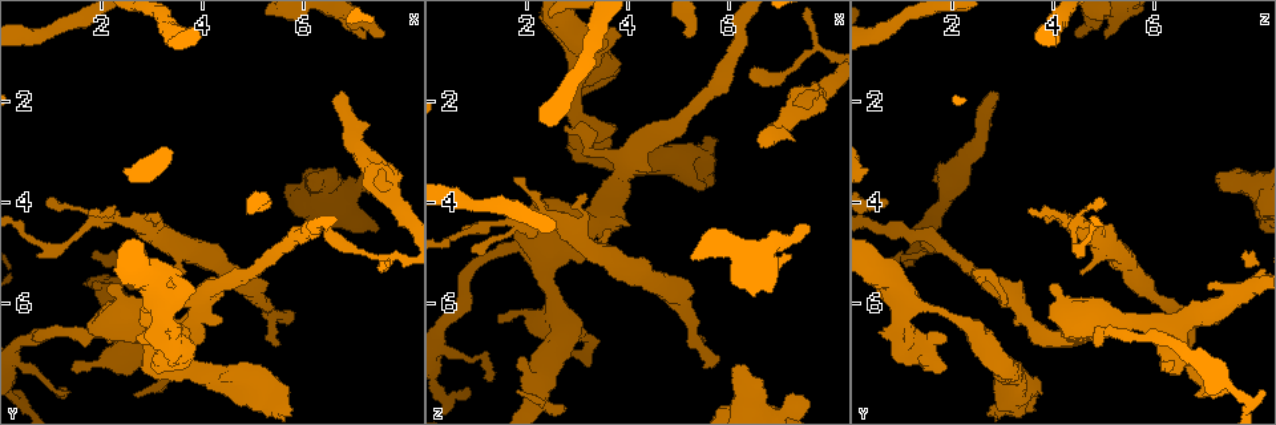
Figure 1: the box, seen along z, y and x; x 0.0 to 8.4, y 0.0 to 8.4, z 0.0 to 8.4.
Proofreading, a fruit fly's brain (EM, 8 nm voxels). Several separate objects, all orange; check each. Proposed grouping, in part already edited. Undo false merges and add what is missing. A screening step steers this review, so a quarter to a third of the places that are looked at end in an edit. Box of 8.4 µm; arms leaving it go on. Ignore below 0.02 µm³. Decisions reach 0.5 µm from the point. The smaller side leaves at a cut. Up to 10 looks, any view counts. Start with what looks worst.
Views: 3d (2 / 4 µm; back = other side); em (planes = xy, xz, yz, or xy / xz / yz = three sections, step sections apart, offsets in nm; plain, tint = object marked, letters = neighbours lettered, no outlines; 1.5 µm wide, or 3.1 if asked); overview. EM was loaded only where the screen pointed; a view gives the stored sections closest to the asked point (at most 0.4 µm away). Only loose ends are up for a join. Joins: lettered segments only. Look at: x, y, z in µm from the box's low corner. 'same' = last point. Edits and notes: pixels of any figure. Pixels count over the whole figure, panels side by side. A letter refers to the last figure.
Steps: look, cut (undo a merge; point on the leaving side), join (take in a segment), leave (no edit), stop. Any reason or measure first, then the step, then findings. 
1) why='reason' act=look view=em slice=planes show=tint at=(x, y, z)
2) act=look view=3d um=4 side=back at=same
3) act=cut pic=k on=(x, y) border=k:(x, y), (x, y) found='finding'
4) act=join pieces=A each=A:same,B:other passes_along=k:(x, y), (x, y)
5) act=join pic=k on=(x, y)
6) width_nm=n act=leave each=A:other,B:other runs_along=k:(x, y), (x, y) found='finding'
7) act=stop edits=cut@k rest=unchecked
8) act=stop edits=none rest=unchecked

why='branch stops here' act=look view=em slice=planes show=letters at=(2.65, 7.75, 6.85)

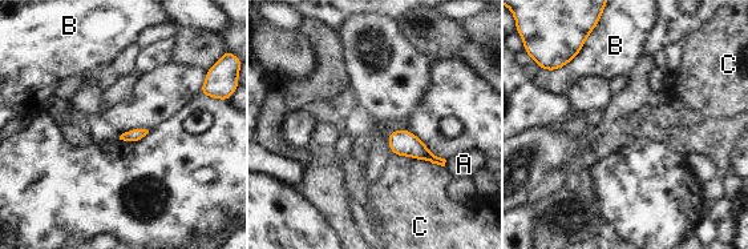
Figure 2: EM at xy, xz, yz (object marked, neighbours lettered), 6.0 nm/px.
longest_contact=C:320nm act=leave each=A:other,B:other,C:other border=2:(393, 155), (424, 159), (444, 167) found='none of them fits'

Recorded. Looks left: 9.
why='an open end' act=look view=3d um=4 side=back at=(6.65, 1.85, 2.90)

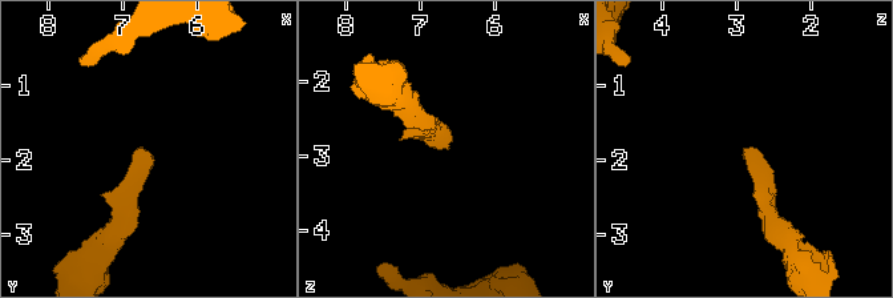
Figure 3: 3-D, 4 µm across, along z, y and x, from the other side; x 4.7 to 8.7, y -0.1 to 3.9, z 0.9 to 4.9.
why='now the EM' act=look view=em slice=planes show=letters at=(6.65, 1.90, 2.85)

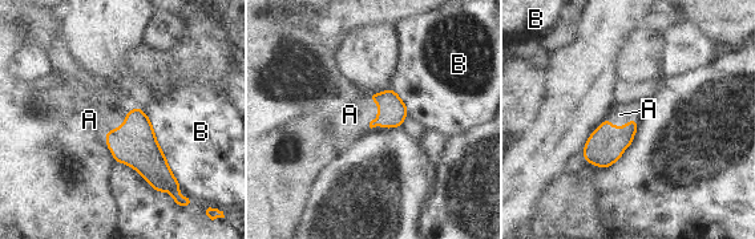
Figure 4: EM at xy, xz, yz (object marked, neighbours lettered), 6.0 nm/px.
width_nm=170 longest_contact=B:500nm act=join pieces=A each=A:same,B:other found='it goes on there'

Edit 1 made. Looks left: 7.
act=look view=3d um=2 at=(6.15, 3.40, 7.15)

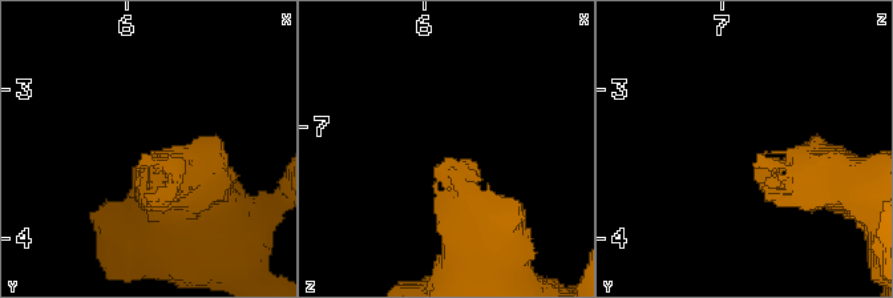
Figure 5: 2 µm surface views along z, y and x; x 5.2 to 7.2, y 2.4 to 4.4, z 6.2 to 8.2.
act=look view=em slice=xz step=8 show=letters at=(6.12, 3.44, 7.22)

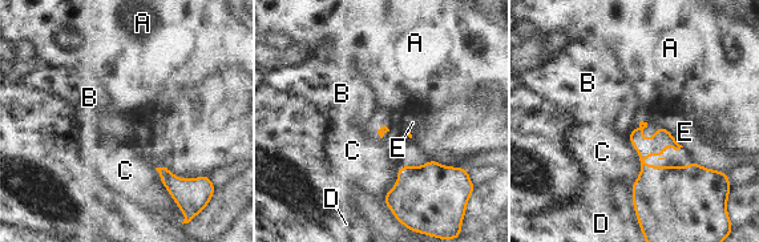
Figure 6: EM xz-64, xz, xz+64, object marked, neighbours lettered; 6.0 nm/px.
act=leave each=A:other,B:other,C:other,D:other,E:other border=6:(633, 128), (626, 133) found='none of them fits'

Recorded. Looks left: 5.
why='free end' act=look view=3d um=4 at=(7.15, 0.80, 5.05)

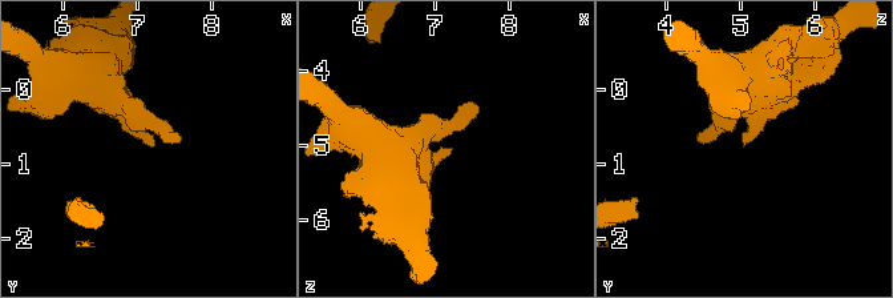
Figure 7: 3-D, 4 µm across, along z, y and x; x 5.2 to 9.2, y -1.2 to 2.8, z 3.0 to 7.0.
act=look view=em slice=yz step=8 show=tint at=(7.20, 0.75, 5.05)

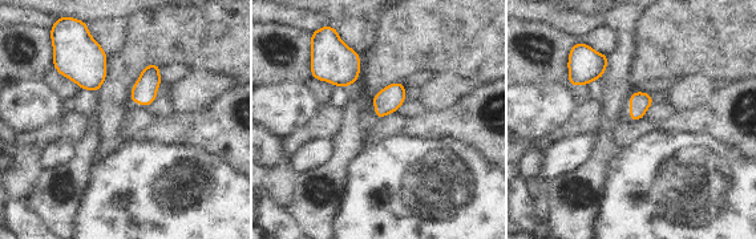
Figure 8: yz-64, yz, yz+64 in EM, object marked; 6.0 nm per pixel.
act=look view=em slice=planes show=letters at=same

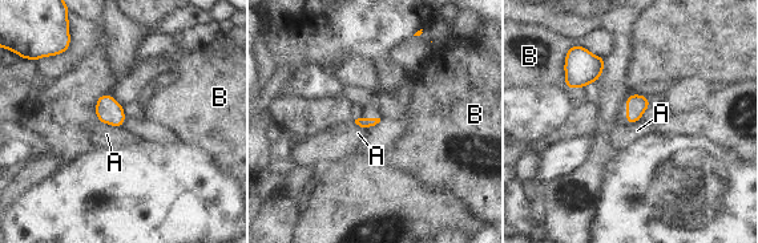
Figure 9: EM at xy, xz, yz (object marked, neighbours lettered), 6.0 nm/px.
act=leave each=A:other,B:other found='none of them fits'

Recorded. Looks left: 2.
act=stop edits=join@4 rest=unchecked

